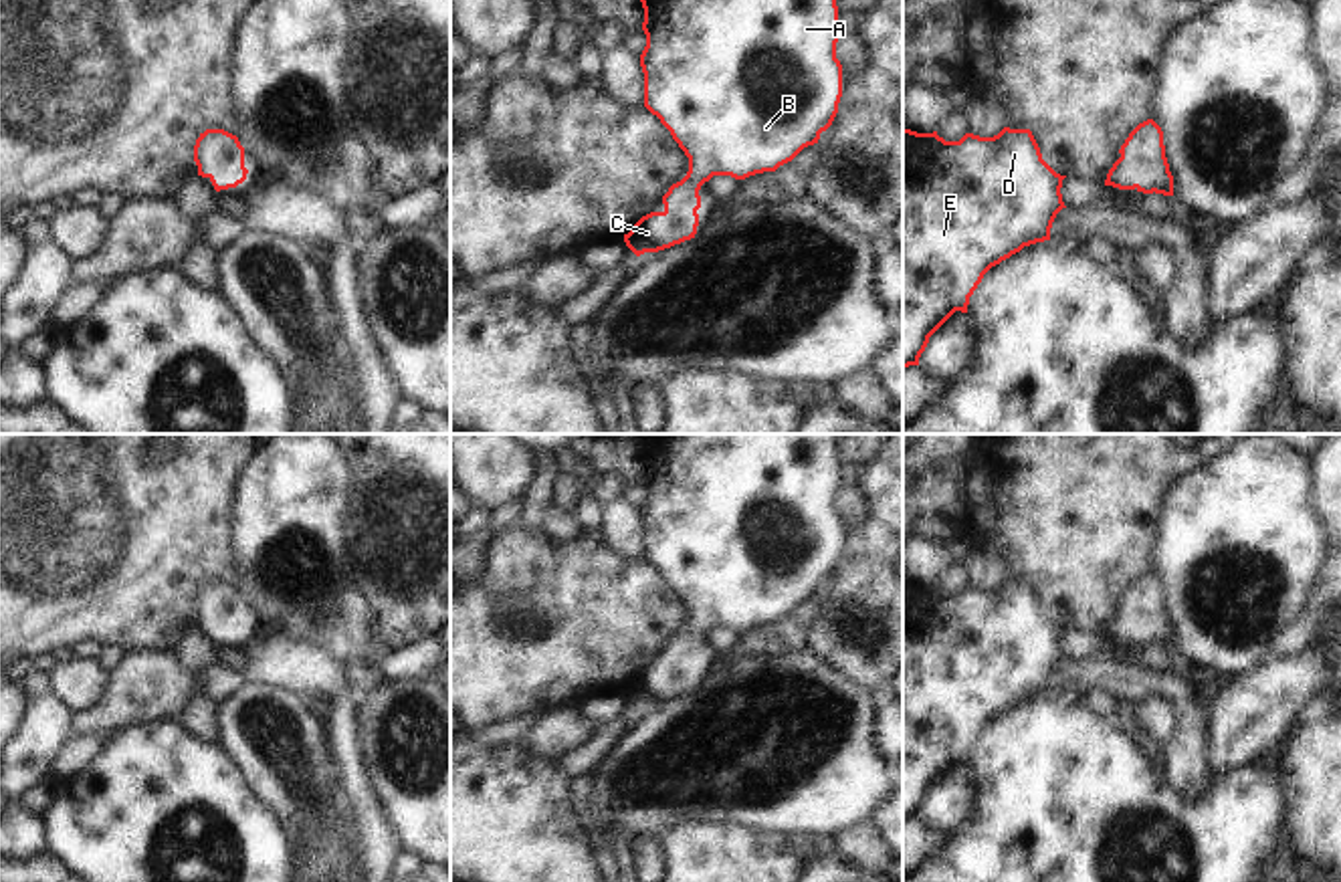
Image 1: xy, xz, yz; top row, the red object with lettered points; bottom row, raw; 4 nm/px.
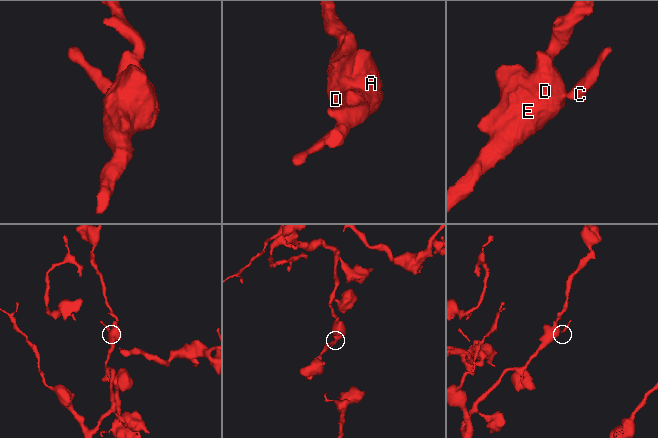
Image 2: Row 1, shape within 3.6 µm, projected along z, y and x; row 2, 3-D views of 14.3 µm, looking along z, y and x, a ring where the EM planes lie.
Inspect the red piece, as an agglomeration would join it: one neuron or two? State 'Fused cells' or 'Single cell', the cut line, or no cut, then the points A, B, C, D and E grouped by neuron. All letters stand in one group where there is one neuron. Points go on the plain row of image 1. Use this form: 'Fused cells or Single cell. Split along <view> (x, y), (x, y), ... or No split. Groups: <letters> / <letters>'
Single cell. No split. Groups: A B C D E.

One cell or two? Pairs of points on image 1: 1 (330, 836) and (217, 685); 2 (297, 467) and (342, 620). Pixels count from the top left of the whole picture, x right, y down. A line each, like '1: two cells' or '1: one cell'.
1: two cells
2: one cell

